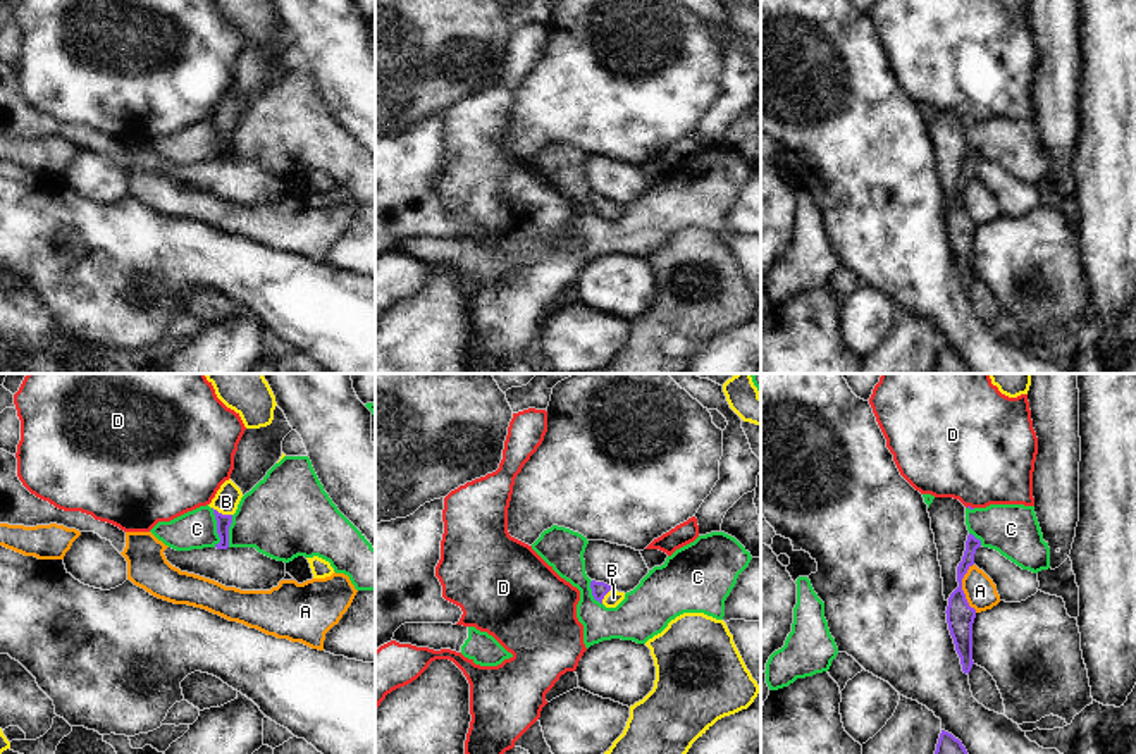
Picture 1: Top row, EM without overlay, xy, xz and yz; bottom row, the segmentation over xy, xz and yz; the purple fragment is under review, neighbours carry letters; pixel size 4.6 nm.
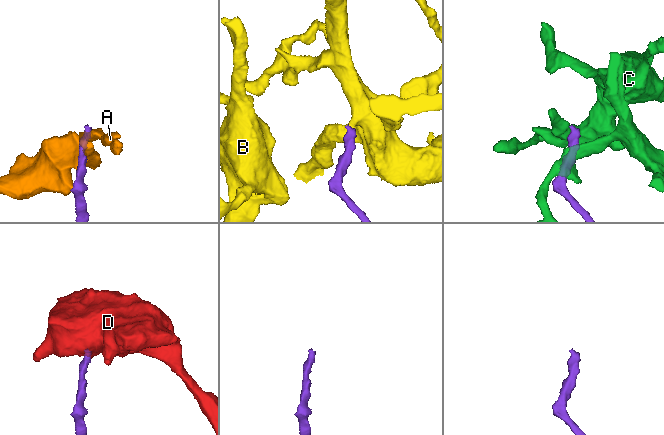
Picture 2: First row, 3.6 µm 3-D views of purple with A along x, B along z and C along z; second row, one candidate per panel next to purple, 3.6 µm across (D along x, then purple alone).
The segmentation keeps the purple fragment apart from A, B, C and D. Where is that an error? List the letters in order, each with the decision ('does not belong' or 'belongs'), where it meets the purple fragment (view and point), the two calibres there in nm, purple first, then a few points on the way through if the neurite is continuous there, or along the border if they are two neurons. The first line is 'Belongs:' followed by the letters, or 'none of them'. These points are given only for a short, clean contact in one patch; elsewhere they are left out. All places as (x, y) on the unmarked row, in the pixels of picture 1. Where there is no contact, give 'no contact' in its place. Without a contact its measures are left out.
Belongs: B
A: does not belong; contact yz (961, 202); calibres 130 and 150 nm; border yz (973, 178), (963, 193), (963, 207), (976, 226)
B: belongs; contact xy (221, 128); calibres 70 and 120 nm; way xy (224, 136), (221, 128), (226, 116)
C: does not belong; contact xy (217, 142); calibres 70 and 180 nm; border xy (210, 123), (219, 152), (216, 160)
D: does not belong; contact yz (969, 121); calibres 20 and 480 nm; border yz (966, 121), (973, 123)

